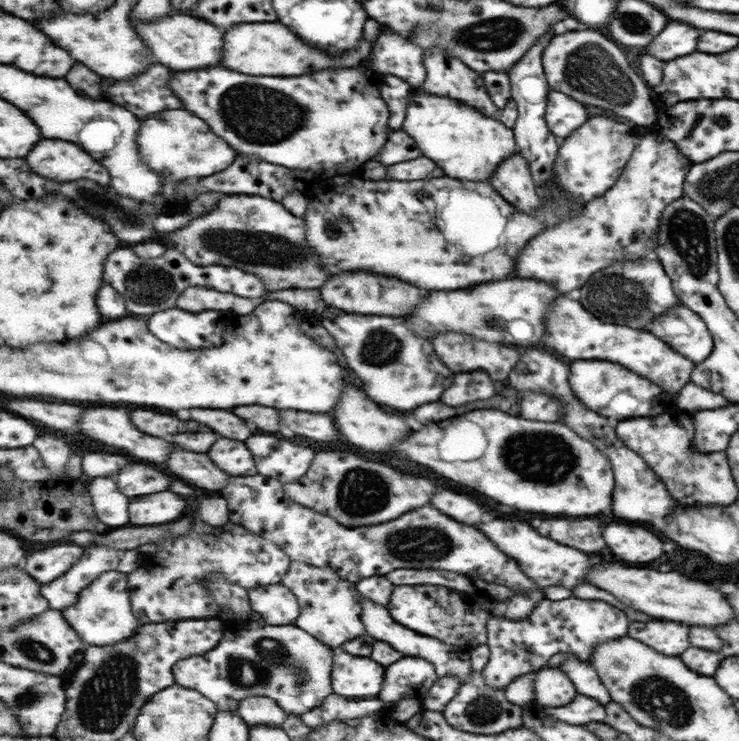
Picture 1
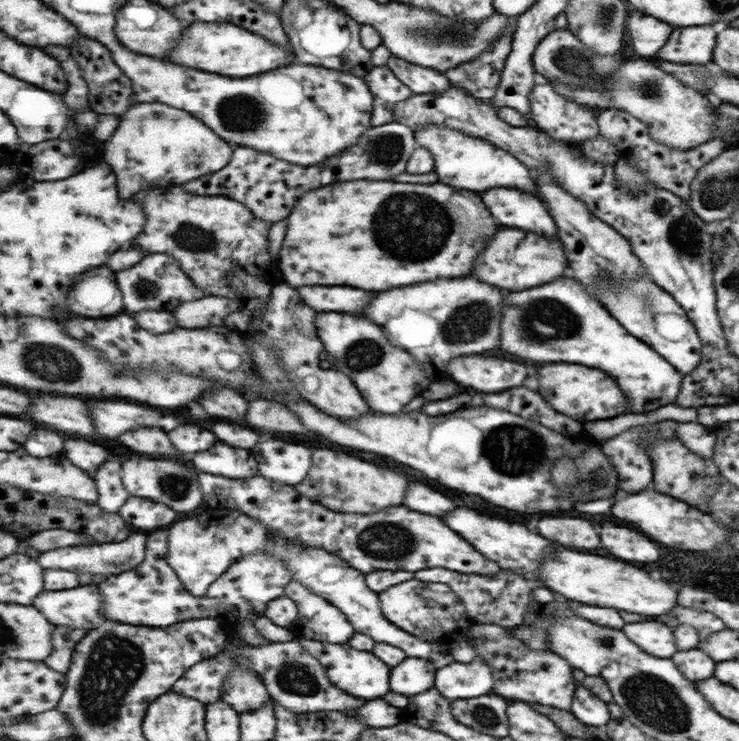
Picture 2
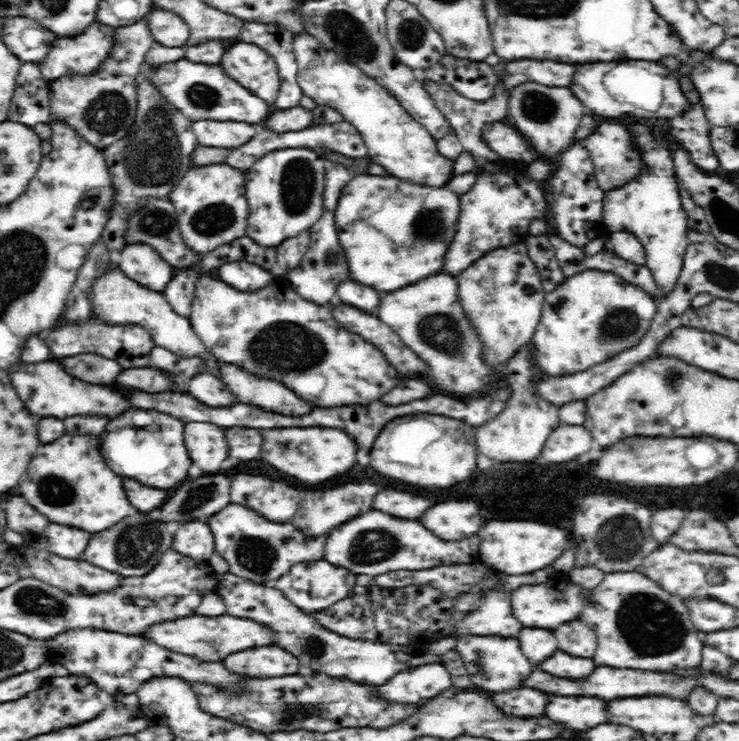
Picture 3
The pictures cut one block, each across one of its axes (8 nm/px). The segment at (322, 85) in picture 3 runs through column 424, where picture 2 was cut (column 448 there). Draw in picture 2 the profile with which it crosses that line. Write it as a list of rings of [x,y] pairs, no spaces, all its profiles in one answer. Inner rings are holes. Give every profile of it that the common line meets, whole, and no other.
[[[428,124],[413,130],[414,140],[417,145],[426,148],[433,157],[434,167],[432,170],[437,174],[439,183],[451,188],[461,190],[483,190],[501,188],[516,188],[525,190],[535,197],[540,192],[532,179],[531,172],[519,162],[514,155],[490,142],[474,136],[467,136],[458,130],[447,128],[442,124]]]

